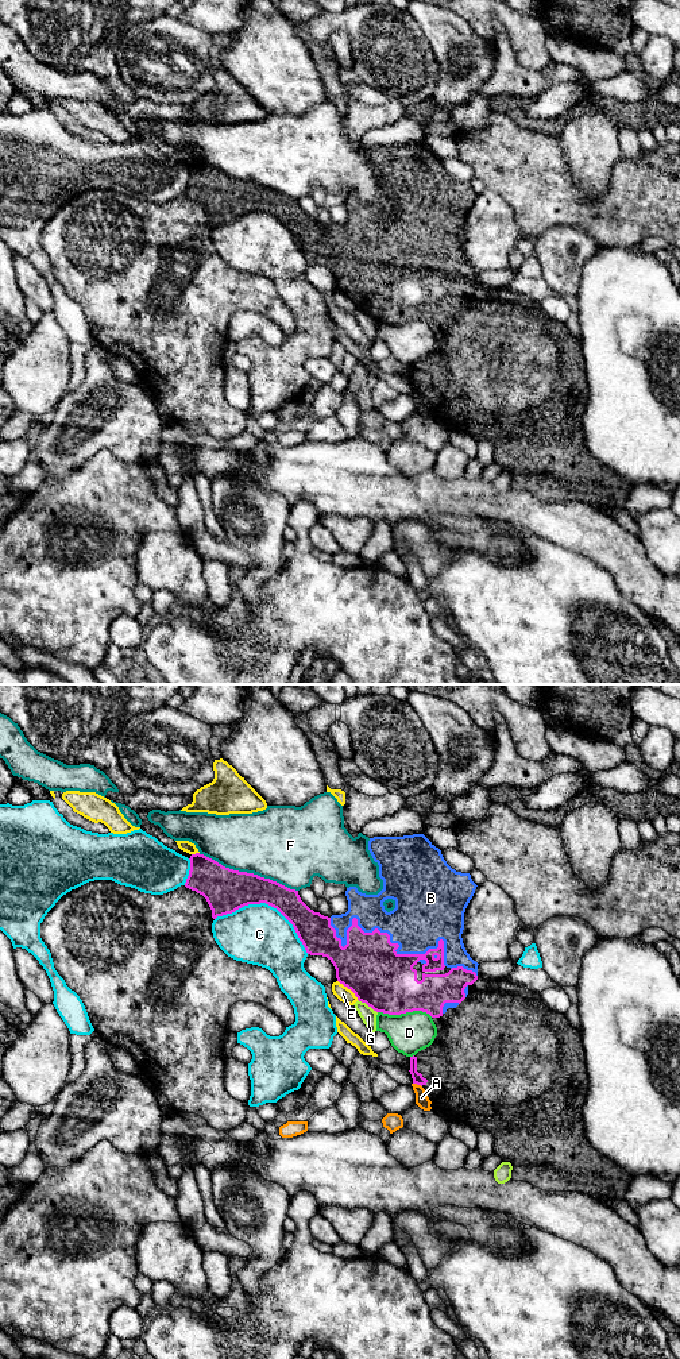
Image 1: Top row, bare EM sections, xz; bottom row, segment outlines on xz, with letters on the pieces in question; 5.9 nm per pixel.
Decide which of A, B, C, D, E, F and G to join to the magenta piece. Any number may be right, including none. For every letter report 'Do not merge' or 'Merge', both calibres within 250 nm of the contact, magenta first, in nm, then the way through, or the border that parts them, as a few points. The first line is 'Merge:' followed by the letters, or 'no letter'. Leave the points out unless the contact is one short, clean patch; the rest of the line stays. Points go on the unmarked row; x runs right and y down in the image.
Merge: B
A: Do not merge. Thickness 70 nm (magenta) against 80 nm
B: Merge. Thickness 360 nm (magenta) against 360 nm
C: Do not merge. Thickness 240 nm (magenta) against 360 nm
D: Do not merge. Thickness 360 nm (magenta) against 240 nm
E: Do not merge. Thickness 360 nm (magenta) against 90 nm
F: Do not merge. Thickness 260 nm (magenta) against 440 nm
G: Do not merge. Thickness 360 nm (magenta) against 90 nm

